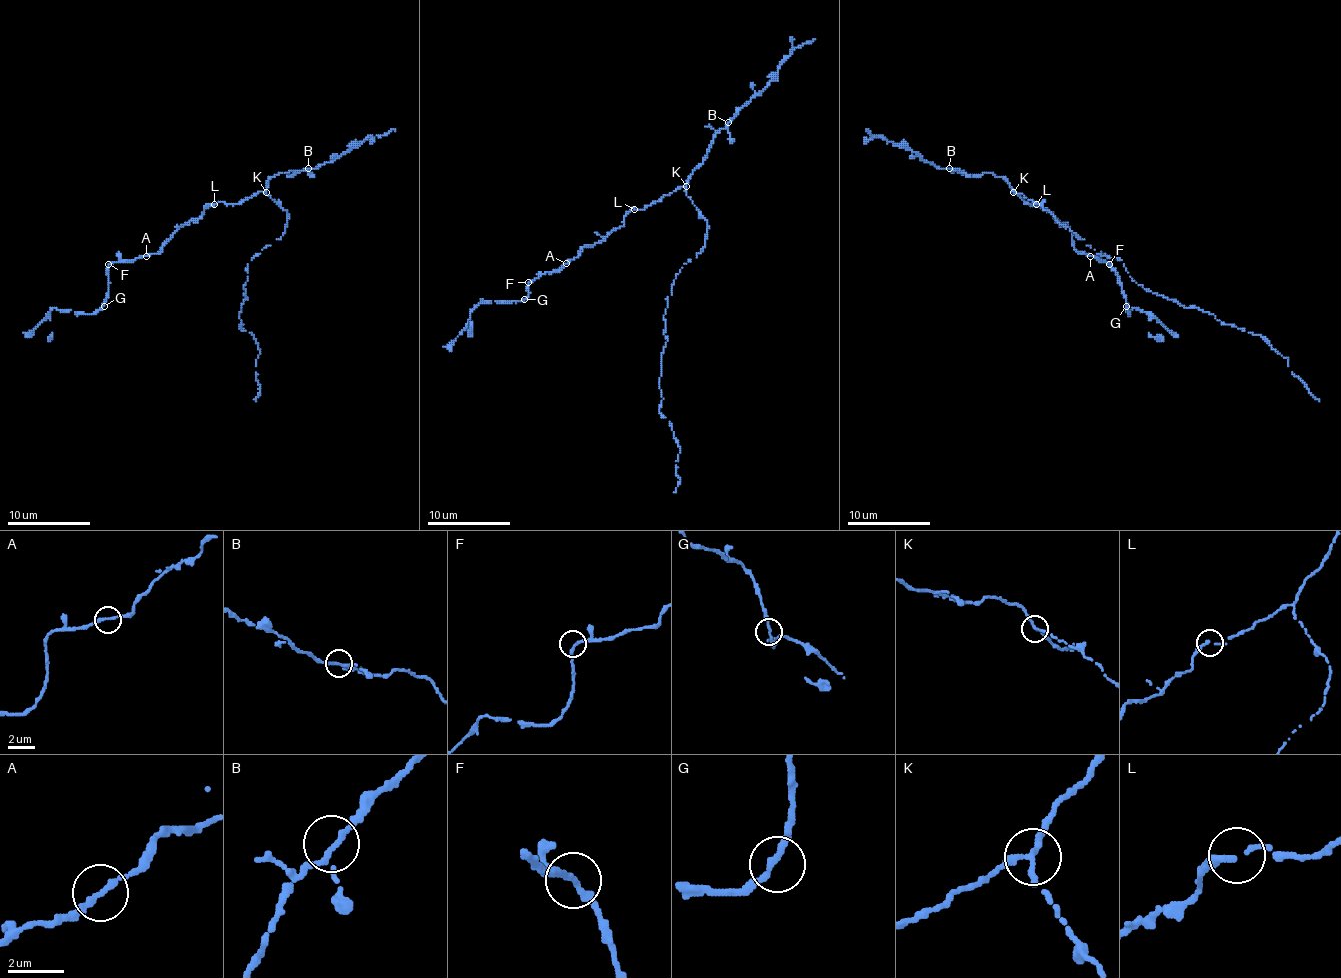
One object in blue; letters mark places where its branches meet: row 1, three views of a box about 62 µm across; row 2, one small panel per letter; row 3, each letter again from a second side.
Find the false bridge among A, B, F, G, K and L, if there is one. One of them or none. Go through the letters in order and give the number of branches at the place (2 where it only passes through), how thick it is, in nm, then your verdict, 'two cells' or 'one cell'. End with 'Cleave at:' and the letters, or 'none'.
A: 2 | 240 nm | one cell
B: 3 | 180 nm | one cell
F: 2 | 240 nm | one cell
G: 2 | 200 nm | one cell
K: 3 | 190 nm | two cells
L: 2 | 240 nm | one cell
Cleave at: K

